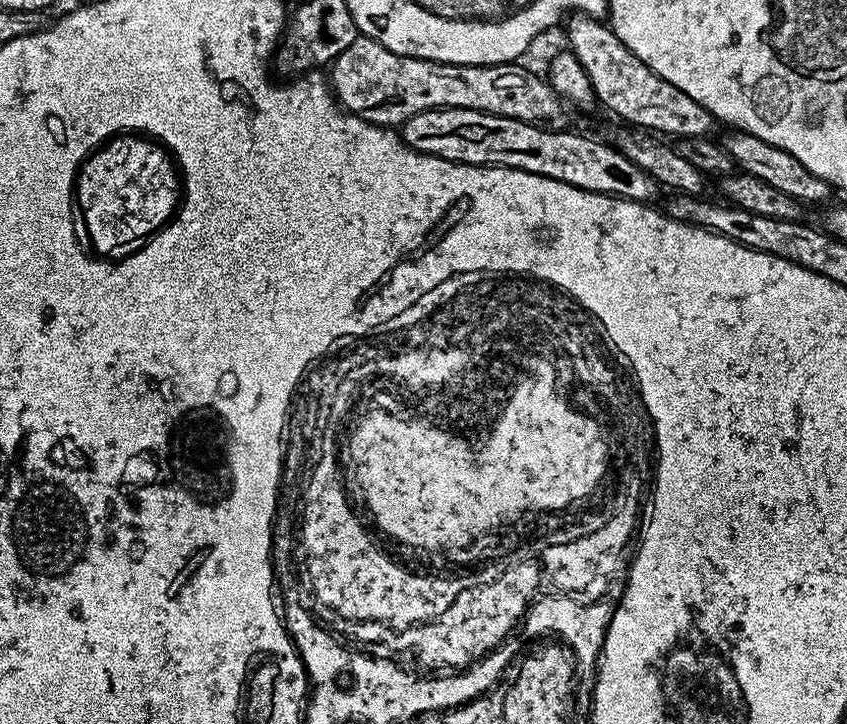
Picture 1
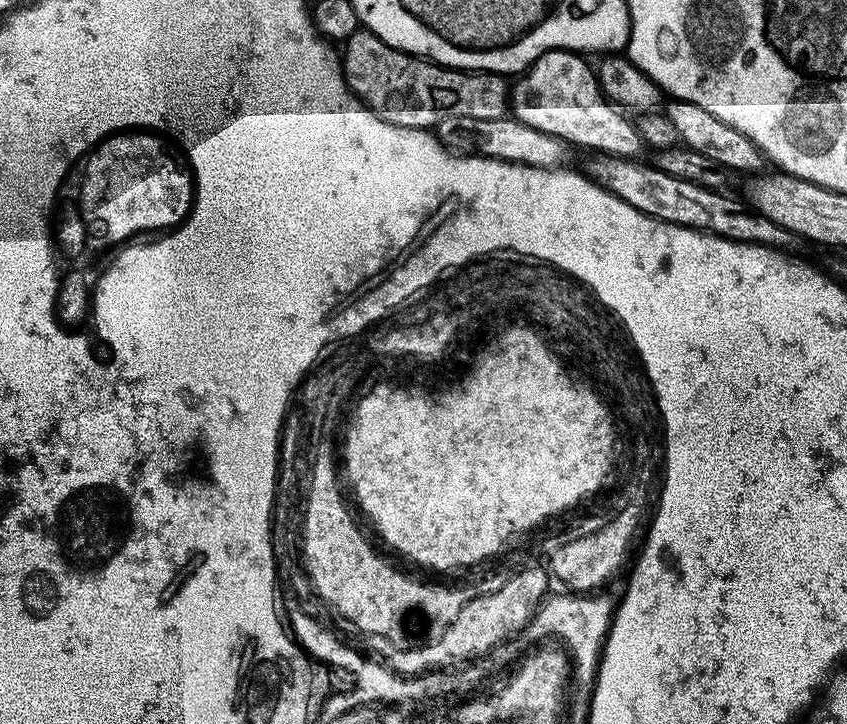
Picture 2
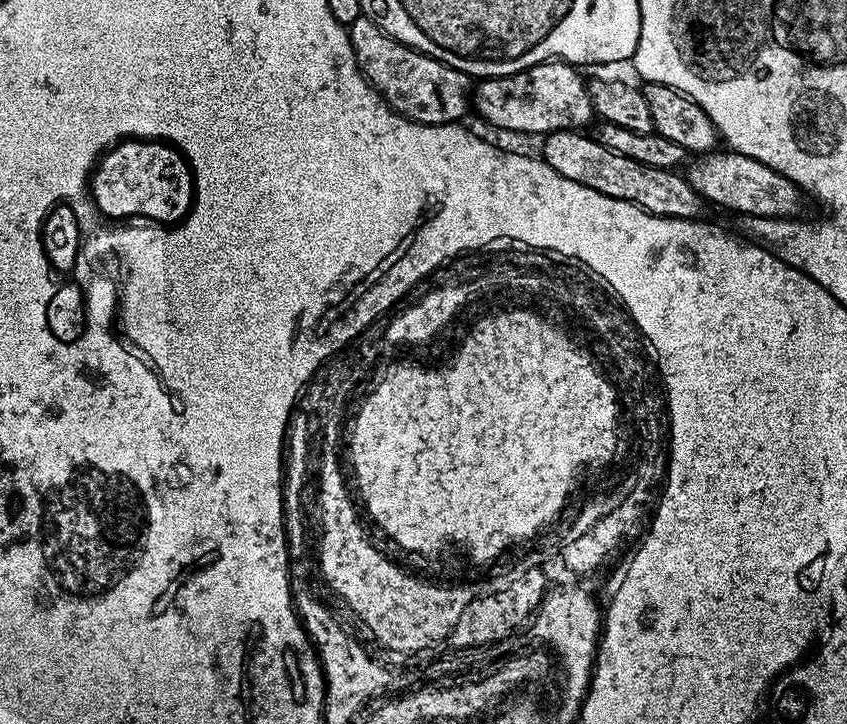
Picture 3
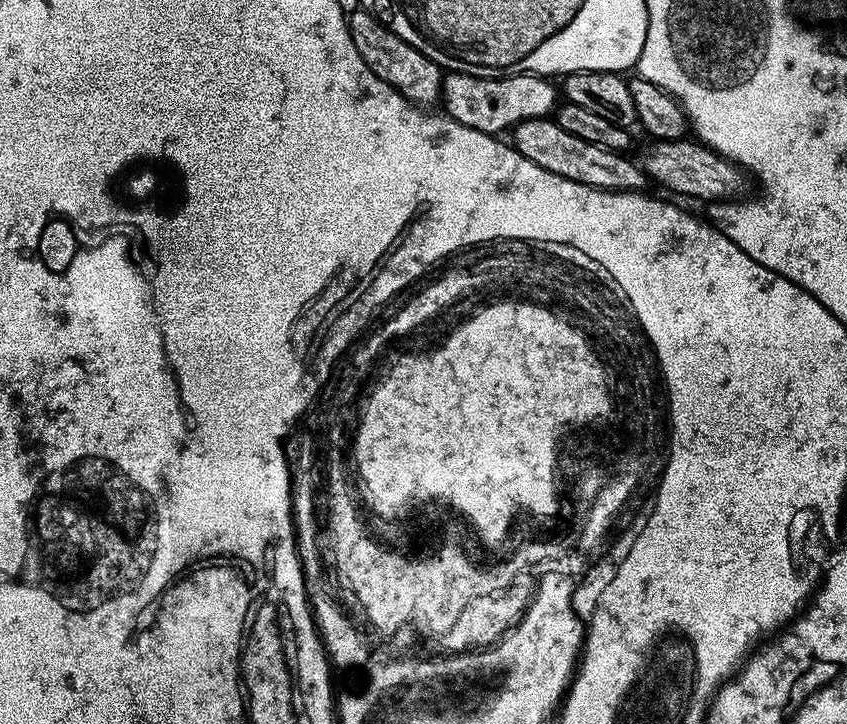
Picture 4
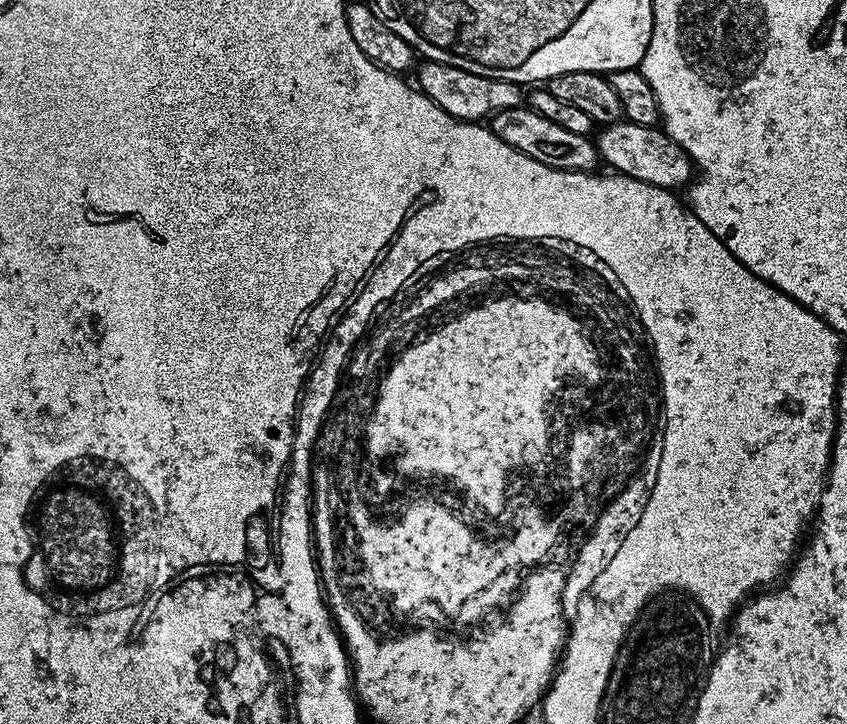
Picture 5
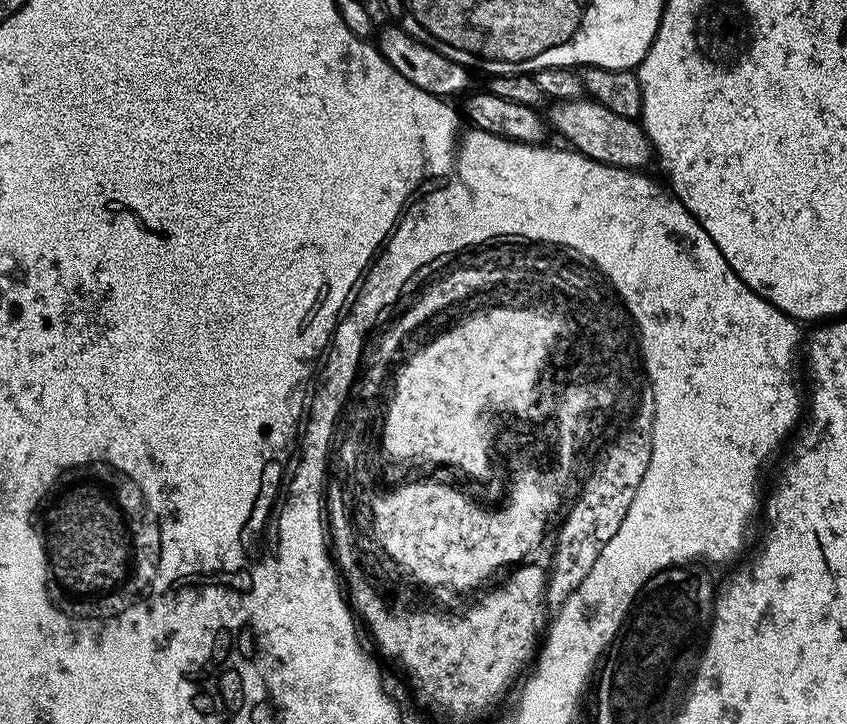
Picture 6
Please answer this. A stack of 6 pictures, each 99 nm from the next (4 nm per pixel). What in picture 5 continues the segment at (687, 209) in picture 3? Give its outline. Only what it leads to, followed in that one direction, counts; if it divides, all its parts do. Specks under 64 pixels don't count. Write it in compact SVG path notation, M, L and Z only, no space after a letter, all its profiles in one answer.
M521 106L519 108L507 108L496 112L490 118L492 133L506 146L514 146L522 154L534 158L534 162L542 162L551 168L566 170L567 172L590 172L598 164L598 153L595 143L589 137L582 134L573 134L562 126L550 122L550 118L542 118L533 108Z

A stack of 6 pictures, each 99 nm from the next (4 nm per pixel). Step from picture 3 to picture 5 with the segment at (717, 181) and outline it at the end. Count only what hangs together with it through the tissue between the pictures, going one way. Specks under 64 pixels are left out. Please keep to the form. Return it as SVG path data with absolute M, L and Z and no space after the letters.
M622 118L617 124L605 124L599 129L594 143L601 161L609 164L613 173L638 178L669 190L680 190L693 179L694 165L691 158L664 133L663 127L638 126L633 120Z

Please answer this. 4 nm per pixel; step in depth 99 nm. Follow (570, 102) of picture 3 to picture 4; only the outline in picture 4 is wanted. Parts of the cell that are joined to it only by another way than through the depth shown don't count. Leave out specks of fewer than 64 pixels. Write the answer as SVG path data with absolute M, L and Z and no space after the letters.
M448 72L442 89L443 111L453 120L462 122L462 126L504 134L527 120L543 120L553 115L558 104L558 88L552 83L551 79L535 74L472 76L469 72Z

